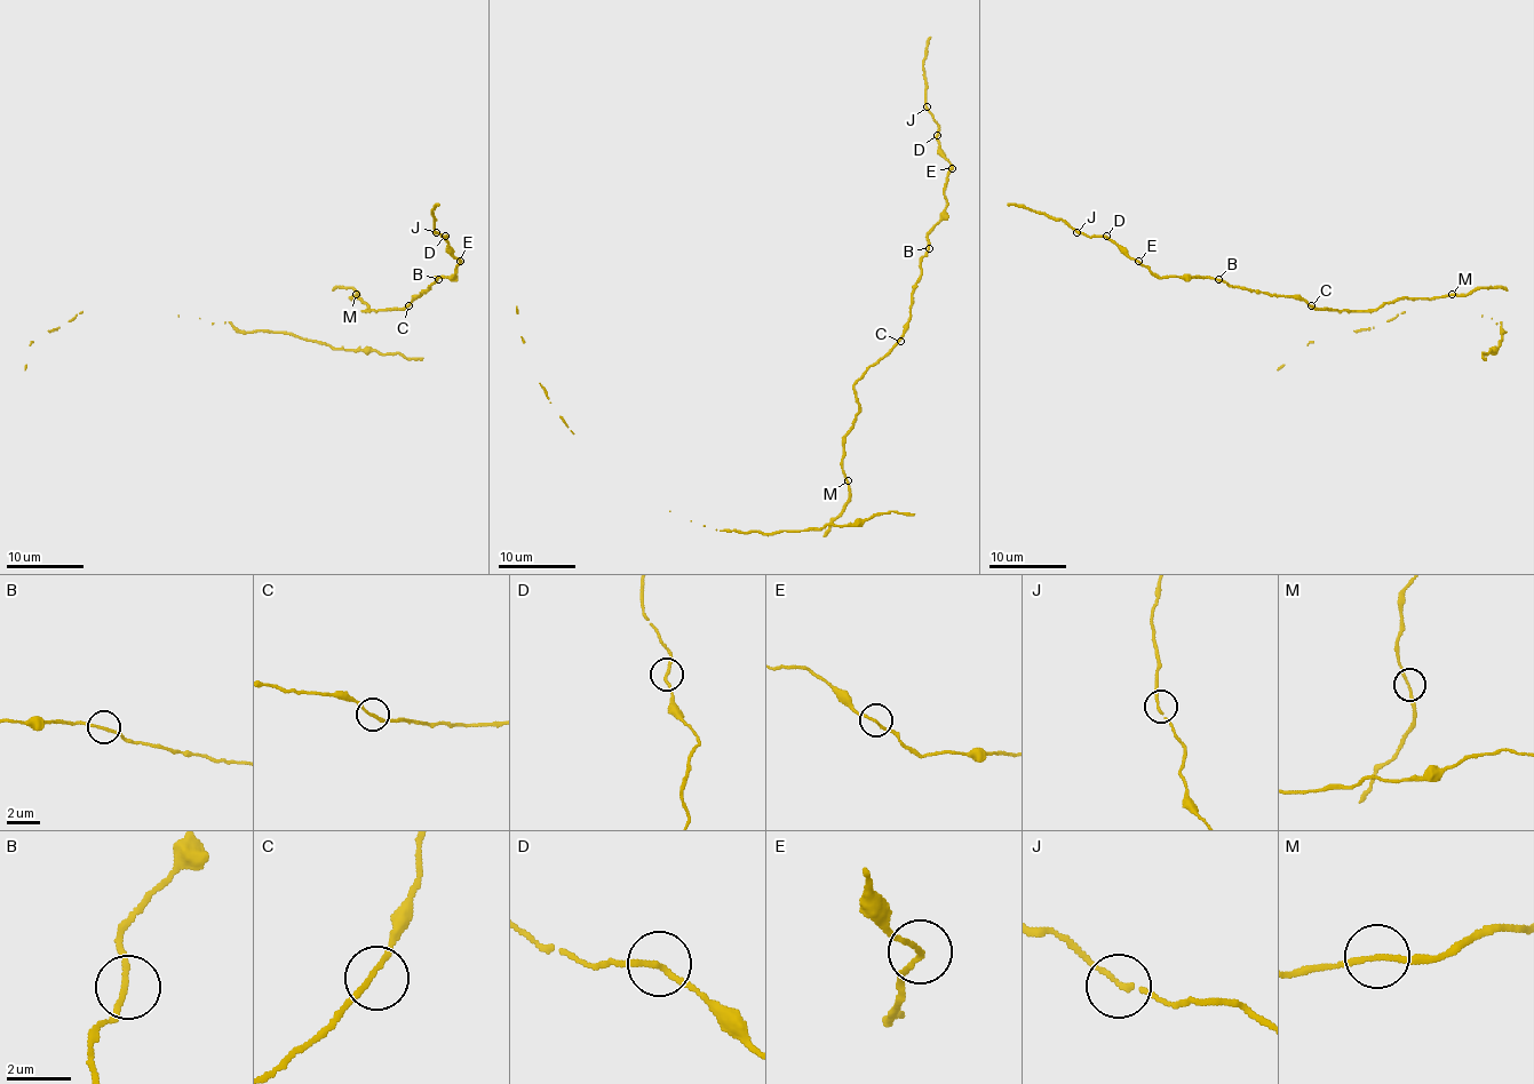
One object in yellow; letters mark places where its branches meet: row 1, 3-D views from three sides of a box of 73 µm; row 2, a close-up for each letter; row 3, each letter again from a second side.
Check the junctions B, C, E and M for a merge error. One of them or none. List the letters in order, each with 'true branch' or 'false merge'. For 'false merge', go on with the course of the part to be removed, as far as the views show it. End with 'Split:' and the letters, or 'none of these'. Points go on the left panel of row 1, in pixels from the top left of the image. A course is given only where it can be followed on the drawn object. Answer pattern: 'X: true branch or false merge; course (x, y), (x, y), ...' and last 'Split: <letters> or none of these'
B: true branch
C: true branch
E: true branch
M: true branch
Split: none of these

